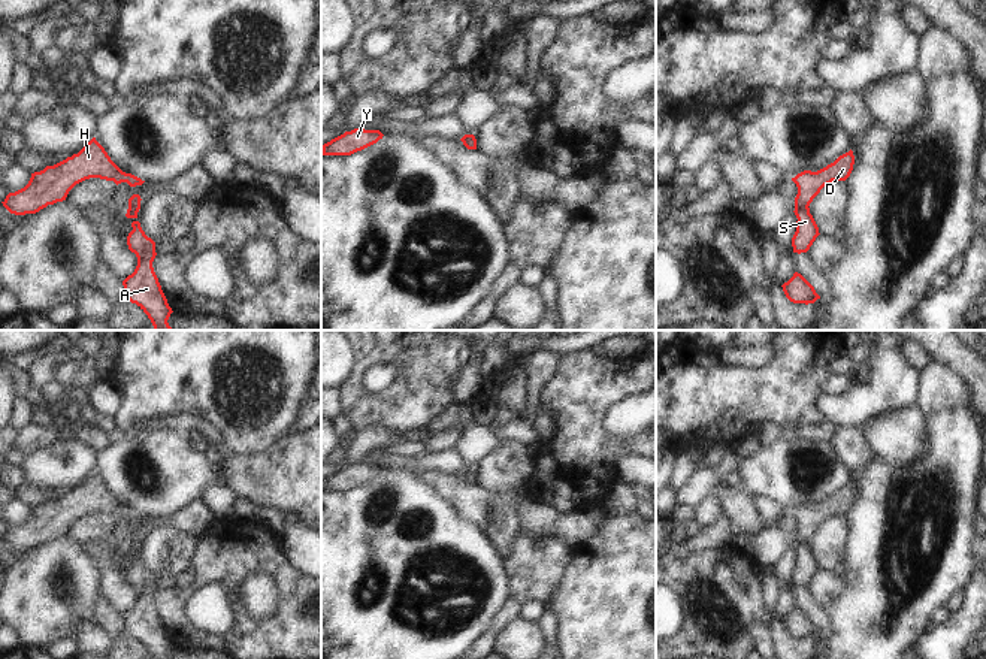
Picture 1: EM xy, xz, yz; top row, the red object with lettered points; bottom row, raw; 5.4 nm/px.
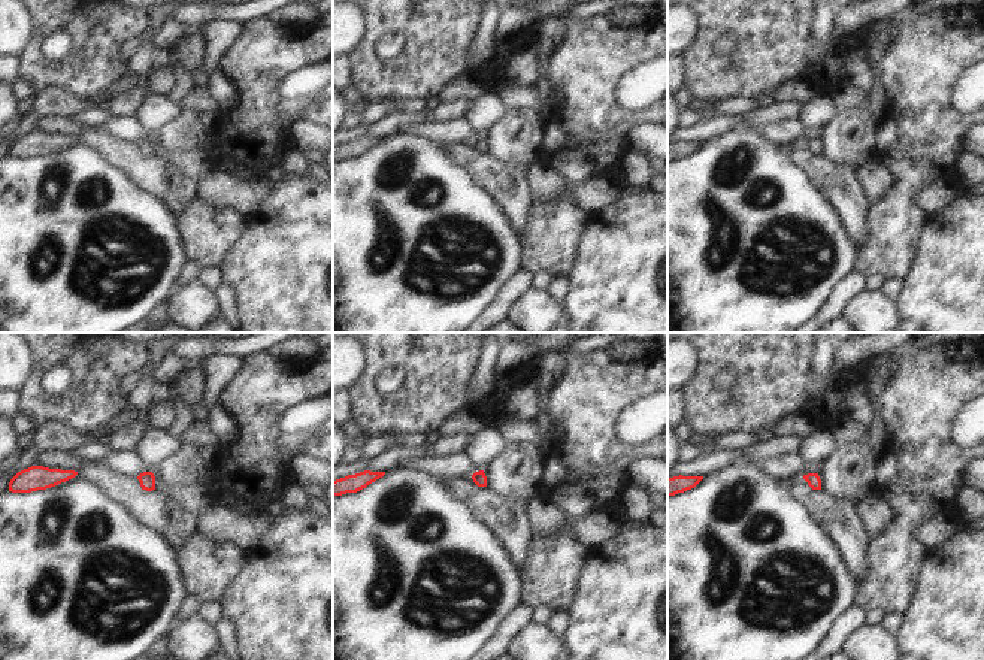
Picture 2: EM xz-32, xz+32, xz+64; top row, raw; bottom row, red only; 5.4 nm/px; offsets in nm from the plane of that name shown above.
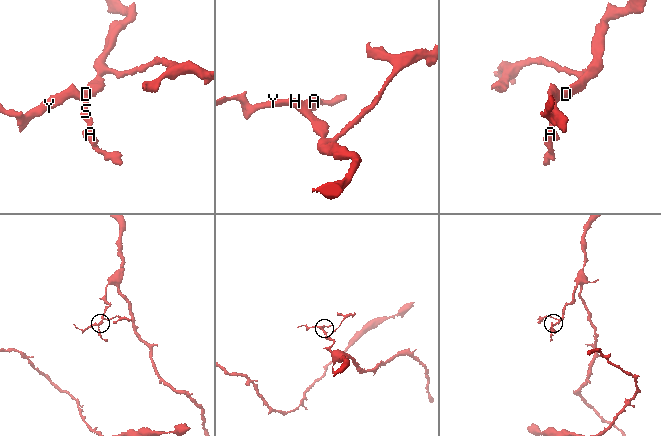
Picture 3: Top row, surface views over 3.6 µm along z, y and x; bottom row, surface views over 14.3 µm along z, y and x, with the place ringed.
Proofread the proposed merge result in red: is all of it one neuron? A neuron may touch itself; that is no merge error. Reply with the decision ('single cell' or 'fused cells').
single cell

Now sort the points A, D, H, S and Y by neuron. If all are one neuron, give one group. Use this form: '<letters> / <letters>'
A D H S Y

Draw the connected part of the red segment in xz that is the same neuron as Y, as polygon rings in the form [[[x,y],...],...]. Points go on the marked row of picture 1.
[[[354,129],[324,143],[321,152],[323,155],[351,155],[376,143],[382,136],[379,130]]]

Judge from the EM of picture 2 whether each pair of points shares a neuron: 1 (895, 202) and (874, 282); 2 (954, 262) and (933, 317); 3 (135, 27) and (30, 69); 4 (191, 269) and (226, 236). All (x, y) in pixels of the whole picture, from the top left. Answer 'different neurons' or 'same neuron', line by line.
1: different neurons
2: same neuron
3: same neuron
4: different neurons

